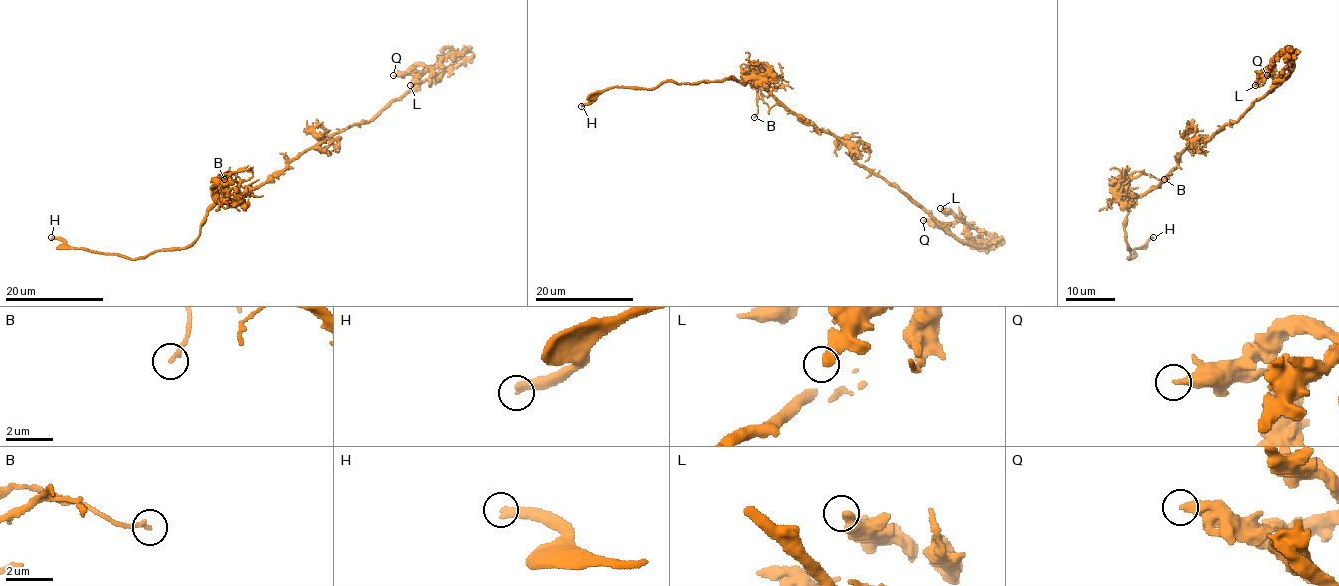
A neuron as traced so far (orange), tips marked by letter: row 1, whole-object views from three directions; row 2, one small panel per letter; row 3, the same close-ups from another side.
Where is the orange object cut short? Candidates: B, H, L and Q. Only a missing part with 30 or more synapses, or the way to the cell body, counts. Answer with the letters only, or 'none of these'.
H

